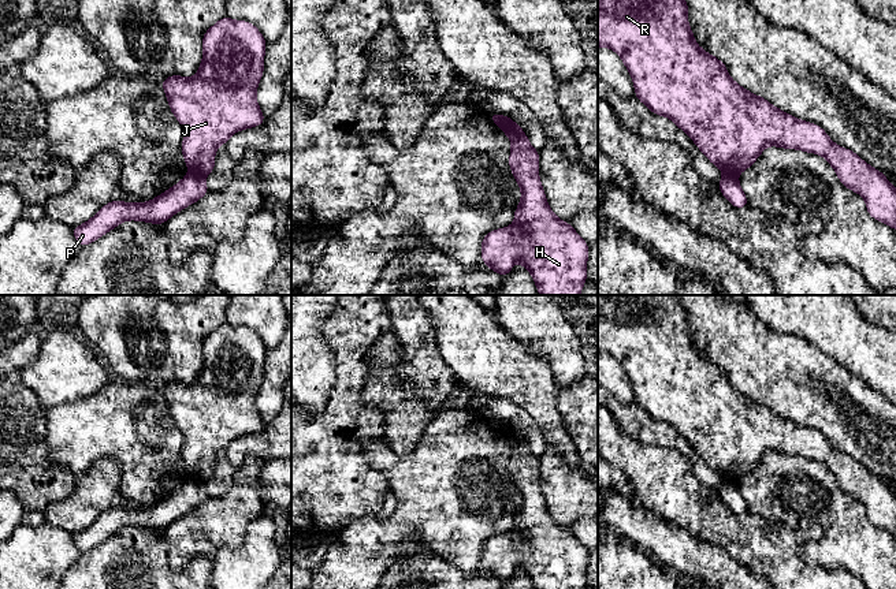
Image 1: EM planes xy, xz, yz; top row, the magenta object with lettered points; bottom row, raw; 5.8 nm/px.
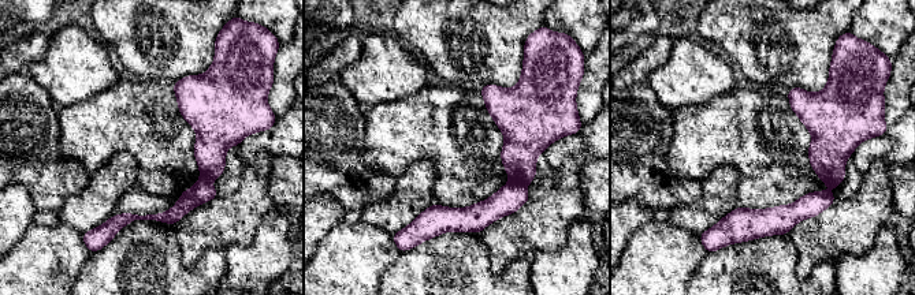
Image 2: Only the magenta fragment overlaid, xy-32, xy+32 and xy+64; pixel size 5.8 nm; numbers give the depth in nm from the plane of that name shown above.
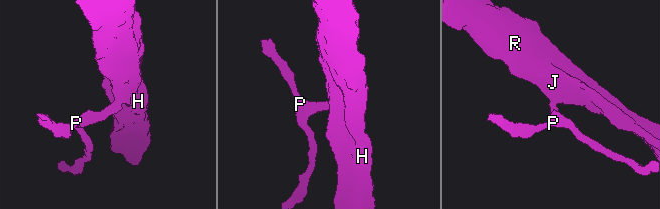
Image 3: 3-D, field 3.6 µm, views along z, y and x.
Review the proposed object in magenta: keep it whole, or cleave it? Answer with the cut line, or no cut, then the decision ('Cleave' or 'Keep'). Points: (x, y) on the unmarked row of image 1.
Split along xy (189, 477), (203, 484). Cleave

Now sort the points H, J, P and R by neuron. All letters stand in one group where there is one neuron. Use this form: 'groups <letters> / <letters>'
groups H J R / P

